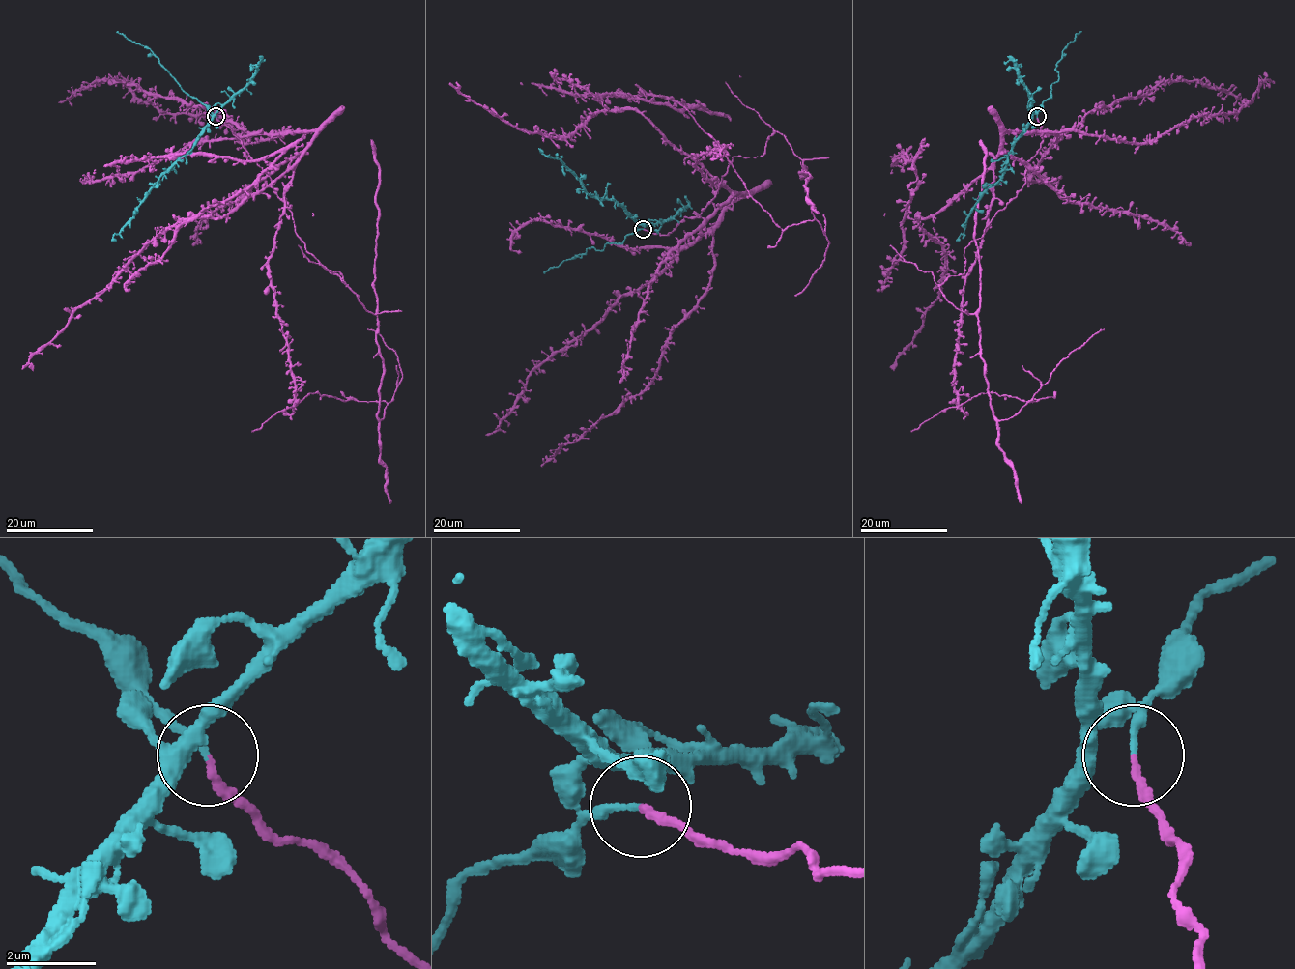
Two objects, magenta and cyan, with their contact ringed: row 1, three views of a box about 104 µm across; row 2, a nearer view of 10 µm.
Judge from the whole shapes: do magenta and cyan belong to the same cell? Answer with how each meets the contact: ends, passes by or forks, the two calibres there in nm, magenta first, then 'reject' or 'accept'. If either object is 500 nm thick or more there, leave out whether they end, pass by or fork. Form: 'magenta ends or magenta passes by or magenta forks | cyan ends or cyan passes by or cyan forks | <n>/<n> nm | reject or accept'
magenta ends | cyan ends | 170/140 nm | accept

